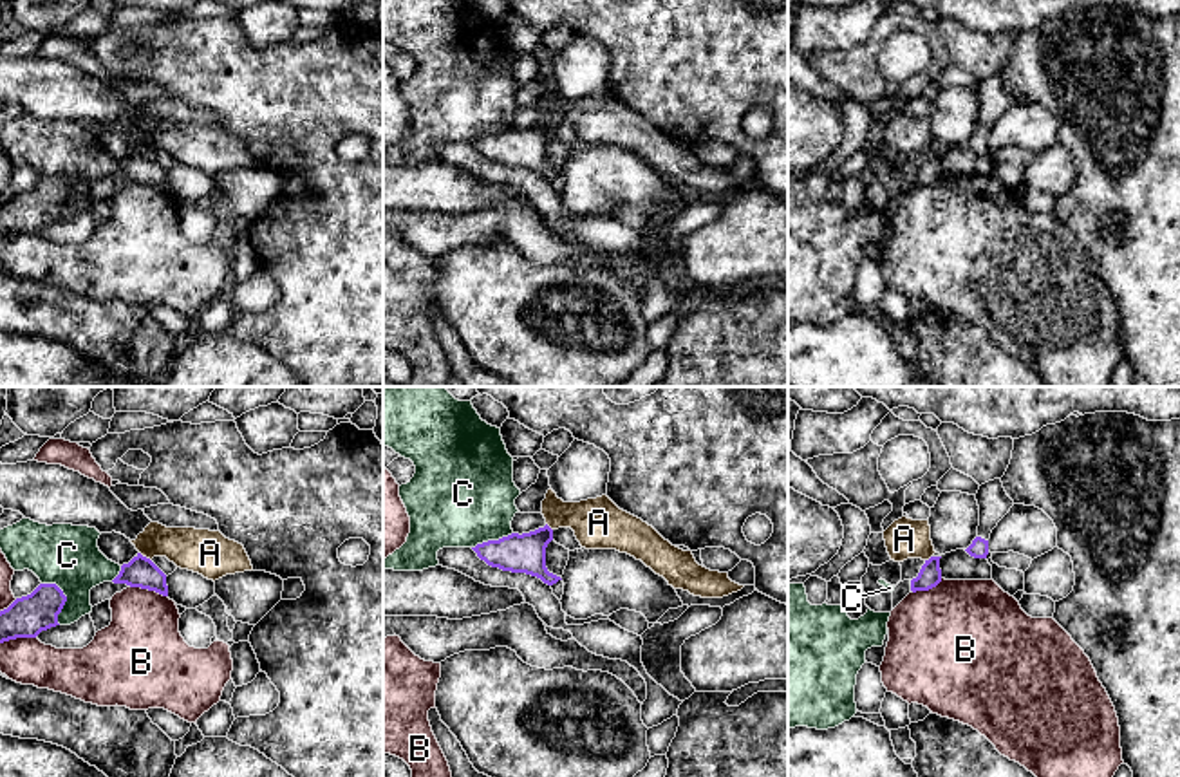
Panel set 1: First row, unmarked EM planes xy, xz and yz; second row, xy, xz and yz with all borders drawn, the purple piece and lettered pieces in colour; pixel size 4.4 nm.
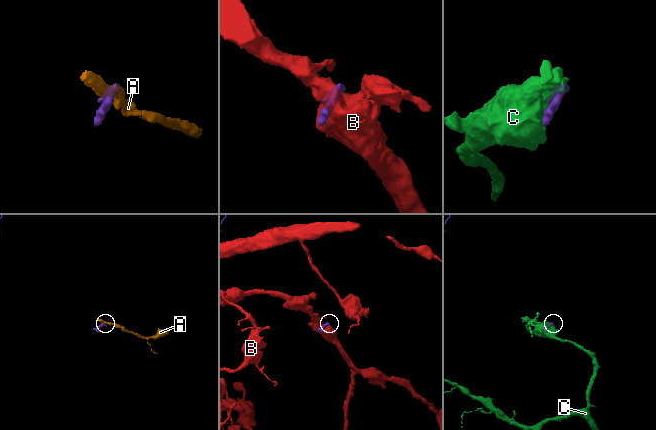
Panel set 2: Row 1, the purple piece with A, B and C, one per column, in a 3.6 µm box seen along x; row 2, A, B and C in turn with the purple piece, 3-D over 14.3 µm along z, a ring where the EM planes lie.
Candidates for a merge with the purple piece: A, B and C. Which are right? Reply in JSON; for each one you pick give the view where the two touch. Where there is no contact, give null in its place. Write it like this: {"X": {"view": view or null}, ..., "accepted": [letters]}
{"accepted": []}

